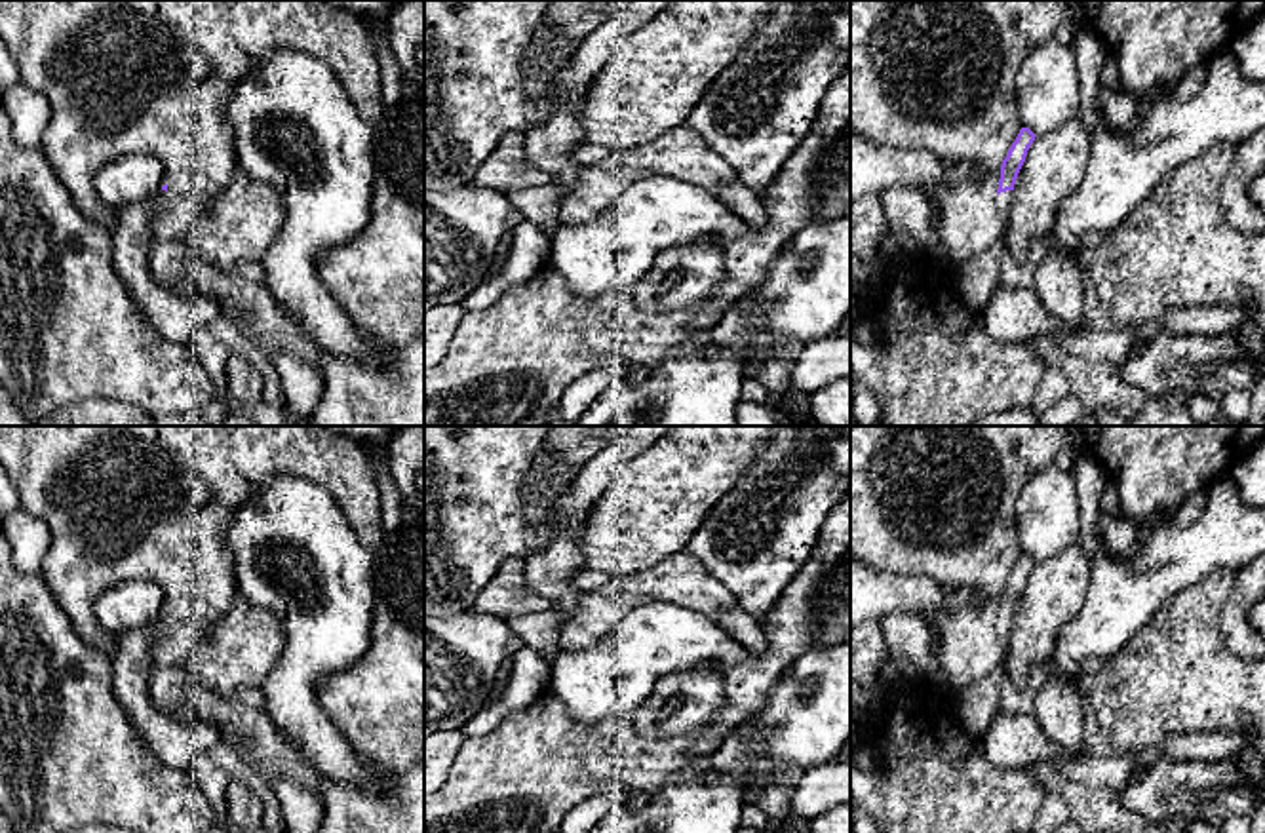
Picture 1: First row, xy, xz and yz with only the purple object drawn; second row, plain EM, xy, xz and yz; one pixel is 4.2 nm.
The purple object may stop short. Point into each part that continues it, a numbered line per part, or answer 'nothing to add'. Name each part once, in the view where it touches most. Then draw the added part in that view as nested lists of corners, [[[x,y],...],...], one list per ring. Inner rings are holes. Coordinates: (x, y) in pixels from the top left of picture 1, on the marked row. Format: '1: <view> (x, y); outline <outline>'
1: yz (1005, 198); outline [[[1006,190],[1006,192],[997,194],[997,203],[1004,215],[1004,223],[1008,223],[1012,198],[1014,198],[1014,190]]]

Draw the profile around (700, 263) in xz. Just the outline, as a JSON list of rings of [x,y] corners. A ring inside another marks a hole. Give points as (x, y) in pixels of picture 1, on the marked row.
[[[708,236],[660,251],[651,270],[632,287],[635,302],[652,312],[696,312],[702,304],[719,312],[723,304],[717,293],[723,289],[723,253]]]

